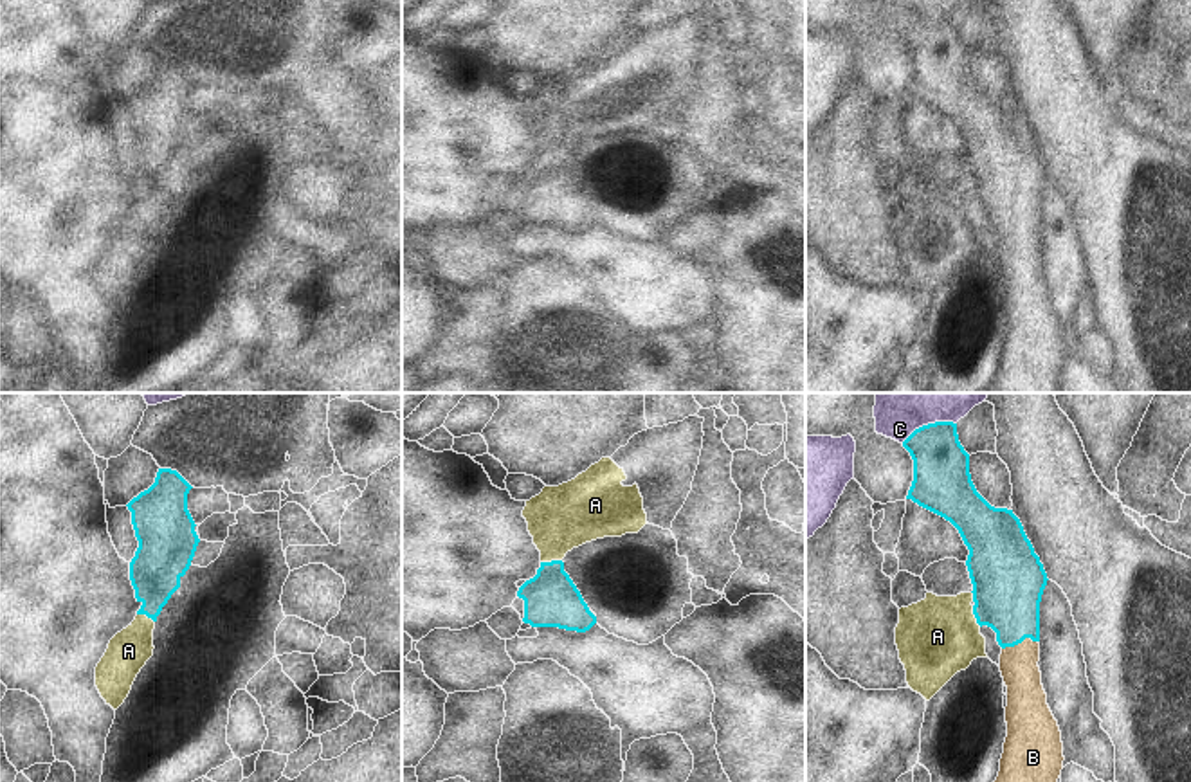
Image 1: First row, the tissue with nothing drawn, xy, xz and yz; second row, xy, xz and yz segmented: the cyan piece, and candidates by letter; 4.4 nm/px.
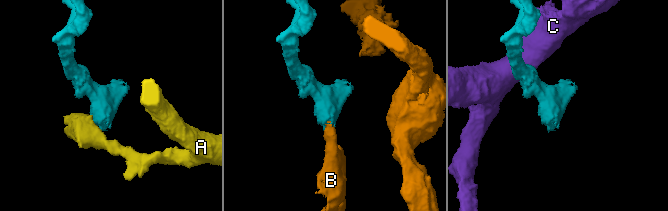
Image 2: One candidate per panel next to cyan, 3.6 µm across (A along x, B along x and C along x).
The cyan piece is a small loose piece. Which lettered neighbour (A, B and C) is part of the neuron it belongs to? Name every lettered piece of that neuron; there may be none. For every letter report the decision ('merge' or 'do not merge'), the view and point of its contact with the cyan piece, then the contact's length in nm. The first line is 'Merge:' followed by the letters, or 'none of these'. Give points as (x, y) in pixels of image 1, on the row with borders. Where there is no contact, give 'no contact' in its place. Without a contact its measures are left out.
Merge: B
A: do not merge | xz (552, 561) | 100 nm
B: merge | yz (1018, 642) | 170 nm
C: do not merge | yz (928, 424) | 260 nm

